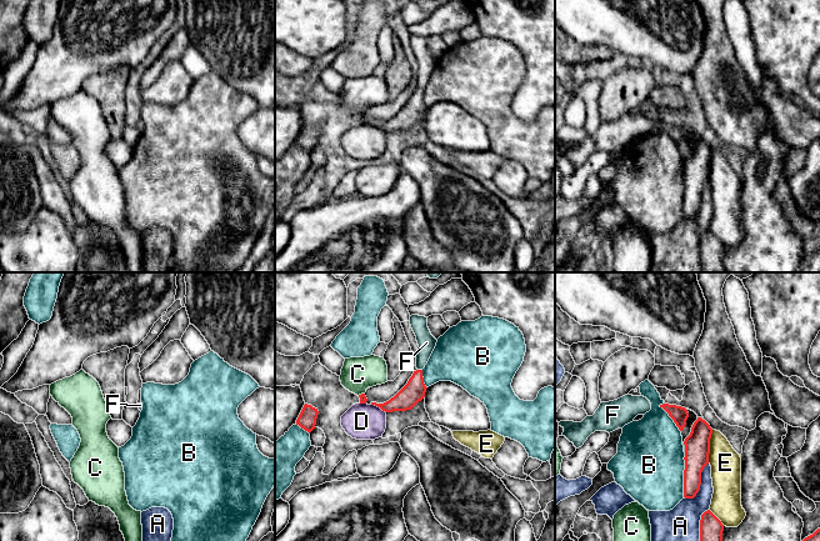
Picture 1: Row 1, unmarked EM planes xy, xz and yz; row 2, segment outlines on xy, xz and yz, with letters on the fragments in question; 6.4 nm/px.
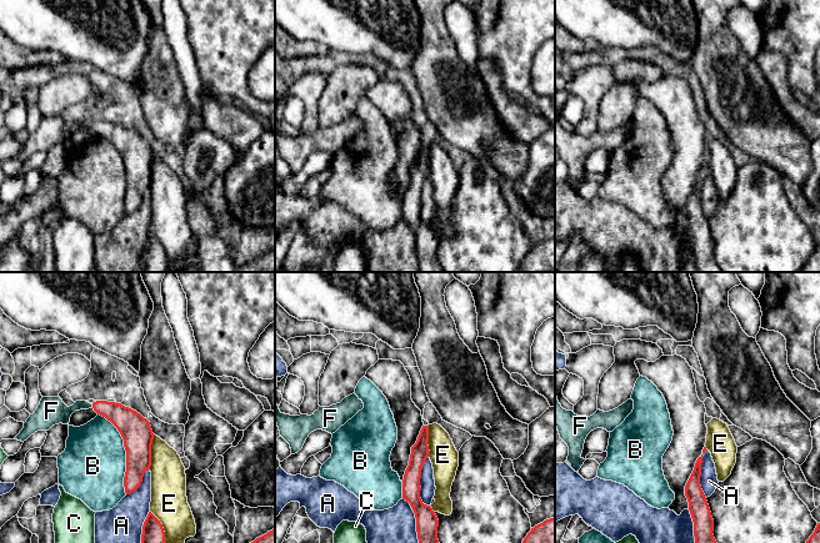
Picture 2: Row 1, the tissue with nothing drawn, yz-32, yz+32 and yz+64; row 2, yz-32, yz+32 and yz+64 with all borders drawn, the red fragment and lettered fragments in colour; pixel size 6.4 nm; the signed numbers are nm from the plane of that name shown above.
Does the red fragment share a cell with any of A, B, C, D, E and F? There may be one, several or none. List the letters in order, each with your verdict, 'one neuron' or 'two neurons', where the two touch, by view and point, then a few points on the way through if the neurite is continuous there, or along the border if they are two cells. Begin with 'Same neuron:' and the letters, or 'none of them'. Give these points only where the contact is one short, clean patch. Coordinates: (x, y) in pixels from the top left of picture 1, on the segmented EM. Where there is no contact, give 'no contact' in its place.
Same neuron: F
A: two neurons | yz (700, 484)
B: two neurons | yz (684, 475)
C: two neurons | xz (361, 394)
D: two neurons | xz (379, 406)
E: two neurons | yz (709, 446)
F: one neuron | xz (420, 370) | across xz (414, 391), (420, 370), (420, 361), (426, 342)

